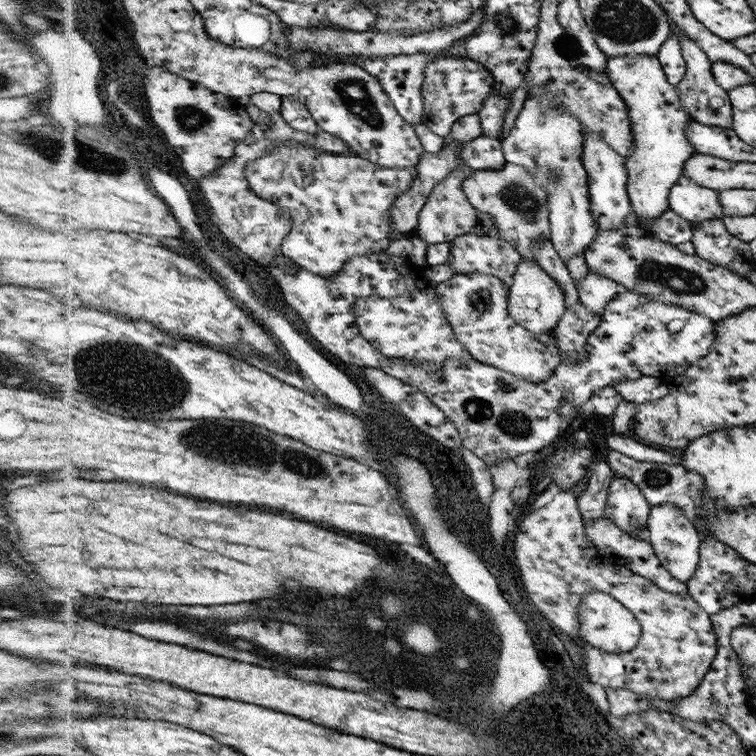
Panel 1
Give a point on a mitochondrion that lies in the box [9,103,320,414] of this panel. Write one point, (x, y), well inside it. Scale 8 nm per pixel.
(98, 161)

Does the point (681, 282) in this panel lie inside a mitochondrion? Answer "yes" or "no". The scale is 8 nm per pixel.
yes

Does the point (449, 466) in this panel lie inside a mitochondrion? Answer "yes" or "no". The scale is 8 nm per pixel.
no

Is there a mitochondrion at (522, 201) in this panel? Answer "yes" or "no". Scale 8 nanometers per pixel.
yes

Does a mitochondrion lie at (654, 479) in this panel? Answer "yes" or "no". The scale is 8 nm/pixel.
yes

